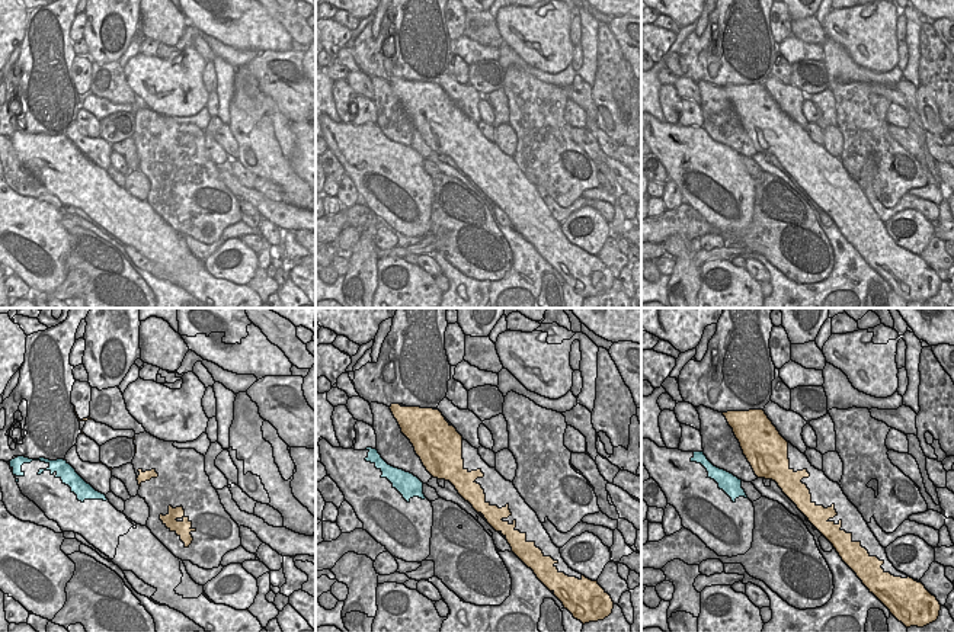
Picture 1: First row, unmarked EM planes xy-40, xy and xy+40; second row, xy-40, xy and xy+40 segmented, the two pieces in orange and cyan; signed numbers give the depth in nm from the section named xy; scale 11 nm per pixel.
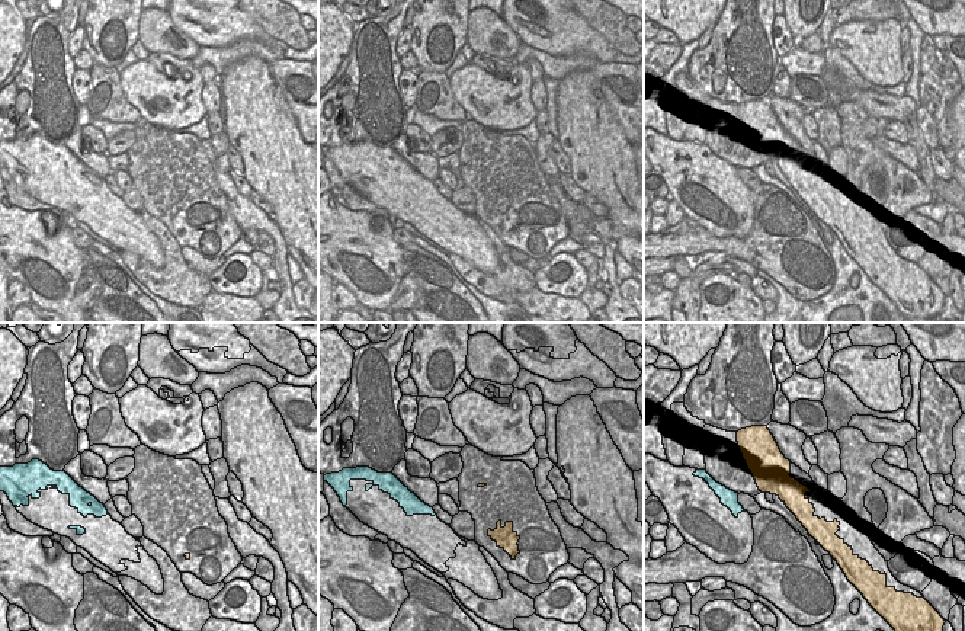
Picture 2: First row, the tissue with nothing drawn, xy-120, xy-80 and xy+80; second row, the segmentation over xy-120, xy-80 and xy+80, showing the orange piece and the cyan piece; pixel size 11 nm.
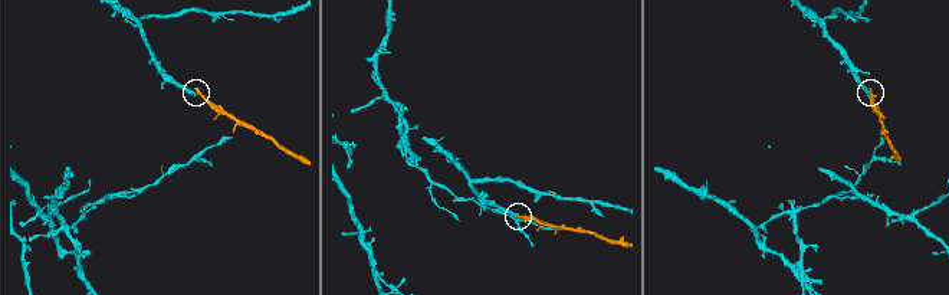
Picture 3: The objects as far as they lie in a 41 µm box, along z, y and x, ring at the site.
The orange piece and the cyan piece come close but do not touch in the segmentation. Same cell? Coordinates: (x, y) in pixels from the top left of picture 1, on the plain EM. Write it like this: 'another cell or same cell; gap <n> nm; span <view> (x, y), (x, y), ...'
same cell; gap 140 nm; span xy (426, 144), (418, 153)

